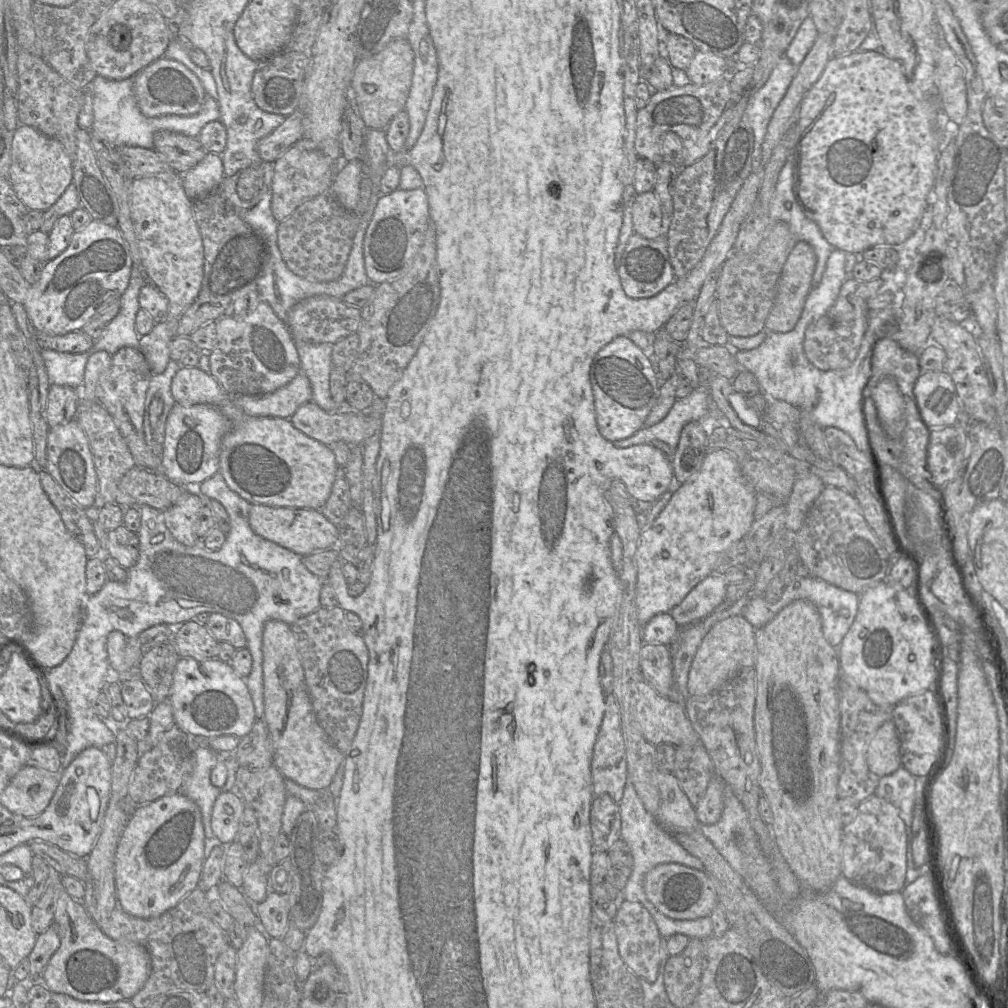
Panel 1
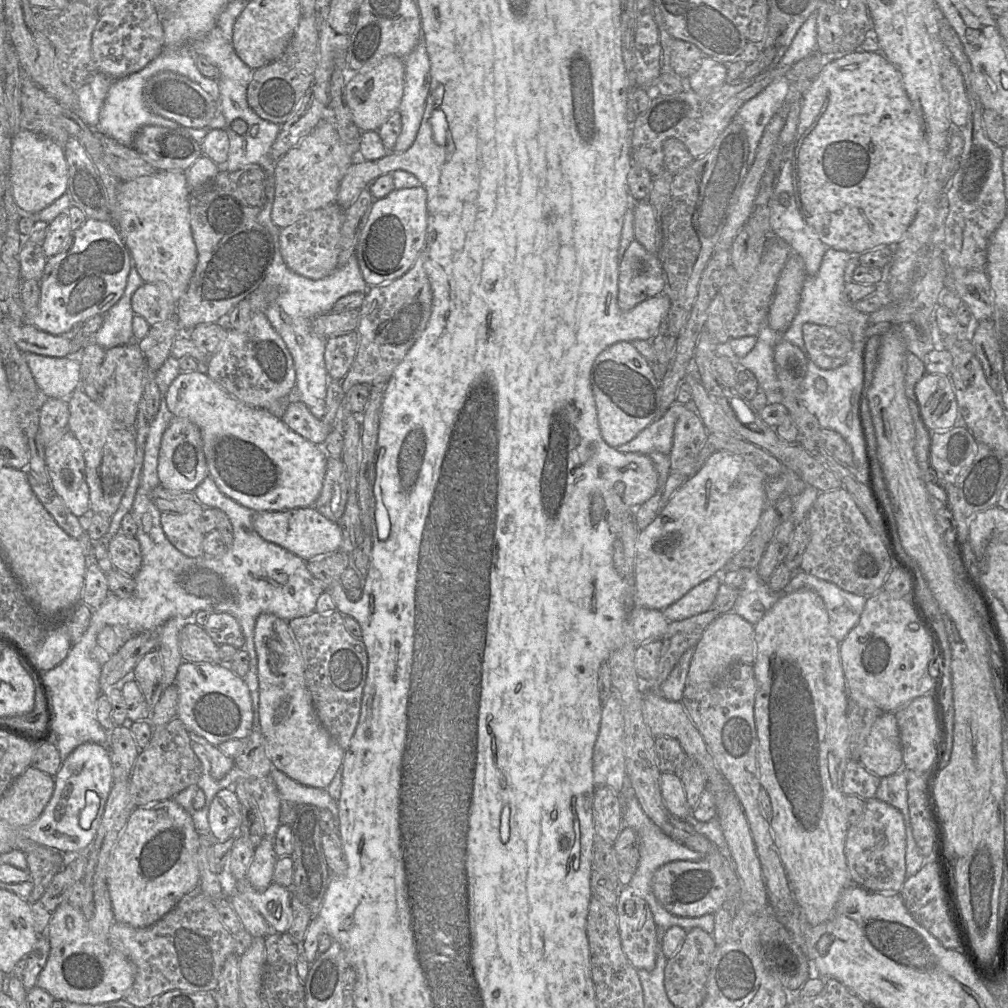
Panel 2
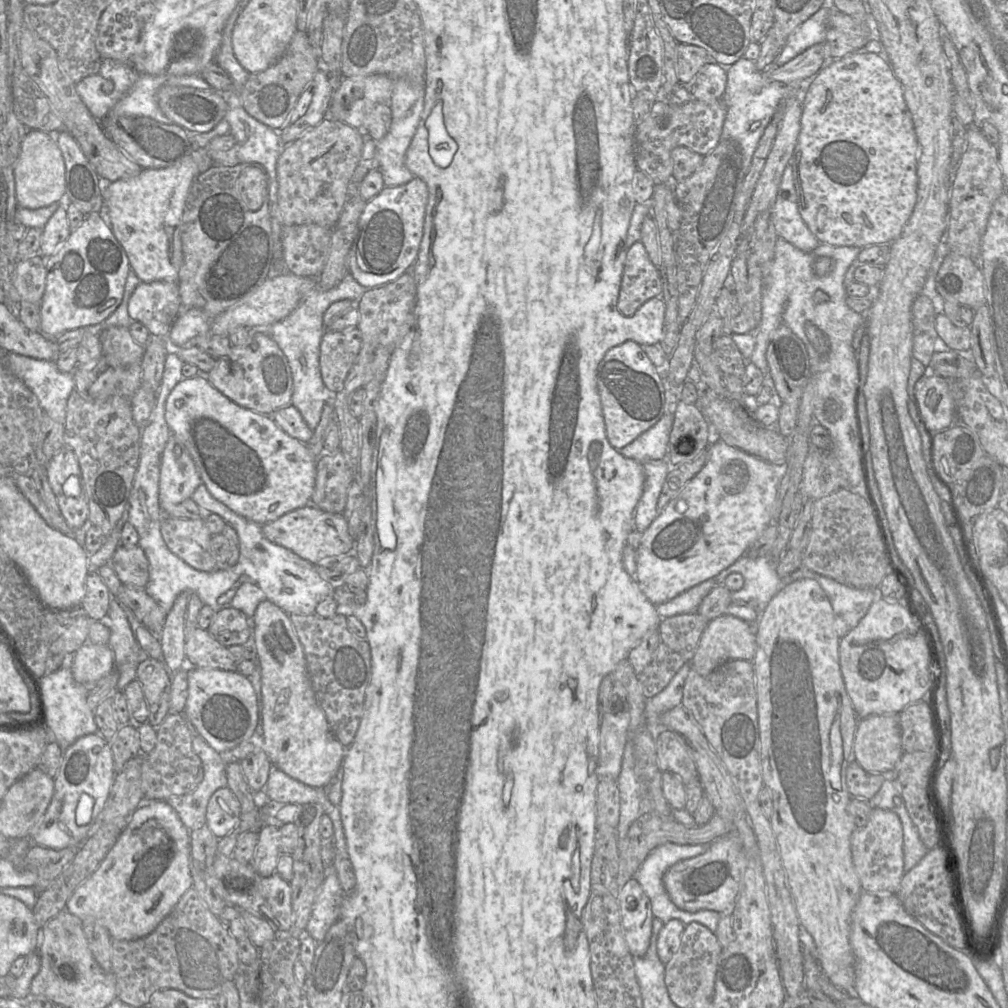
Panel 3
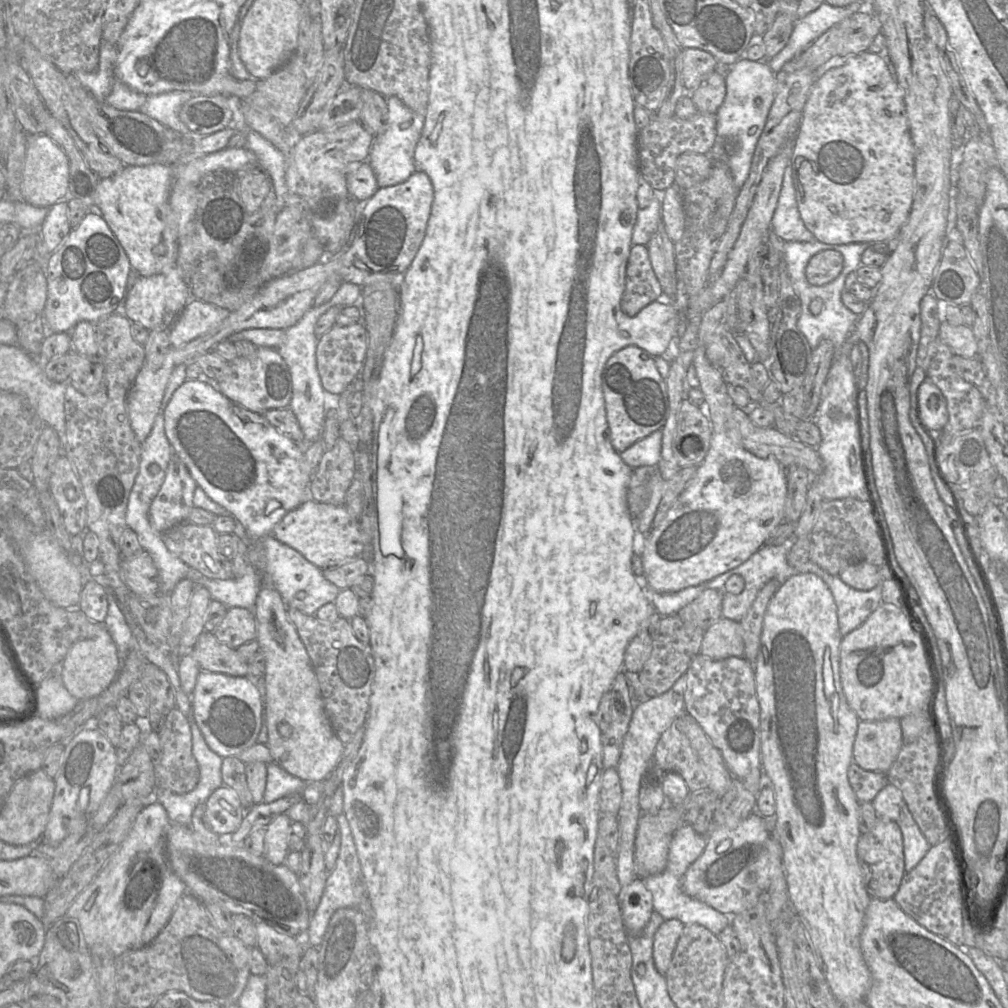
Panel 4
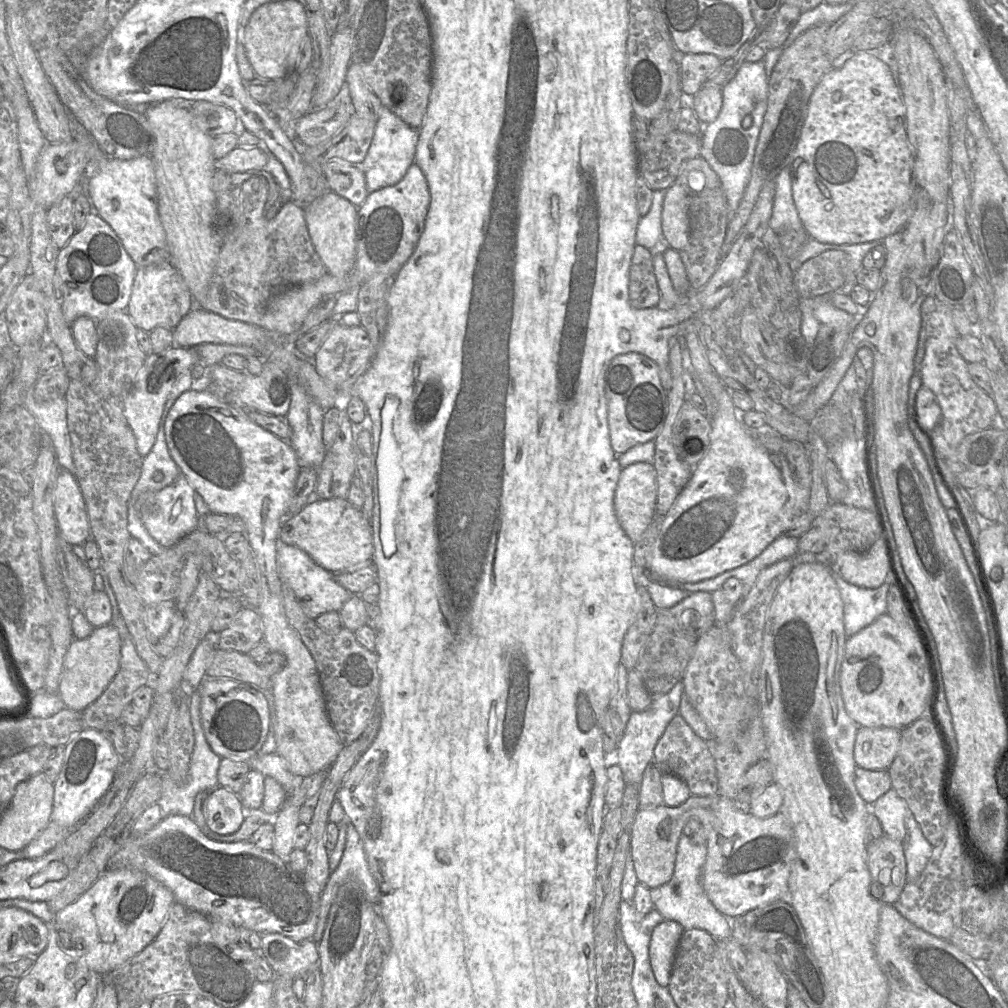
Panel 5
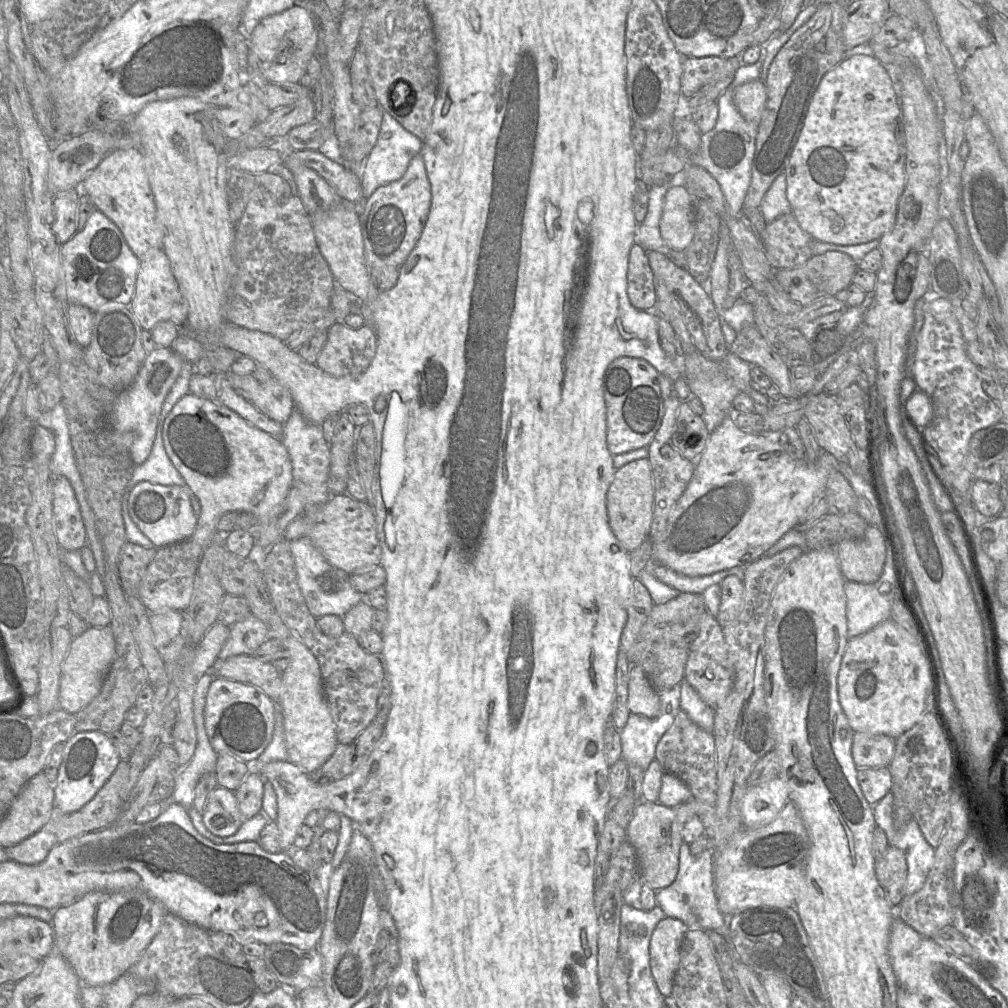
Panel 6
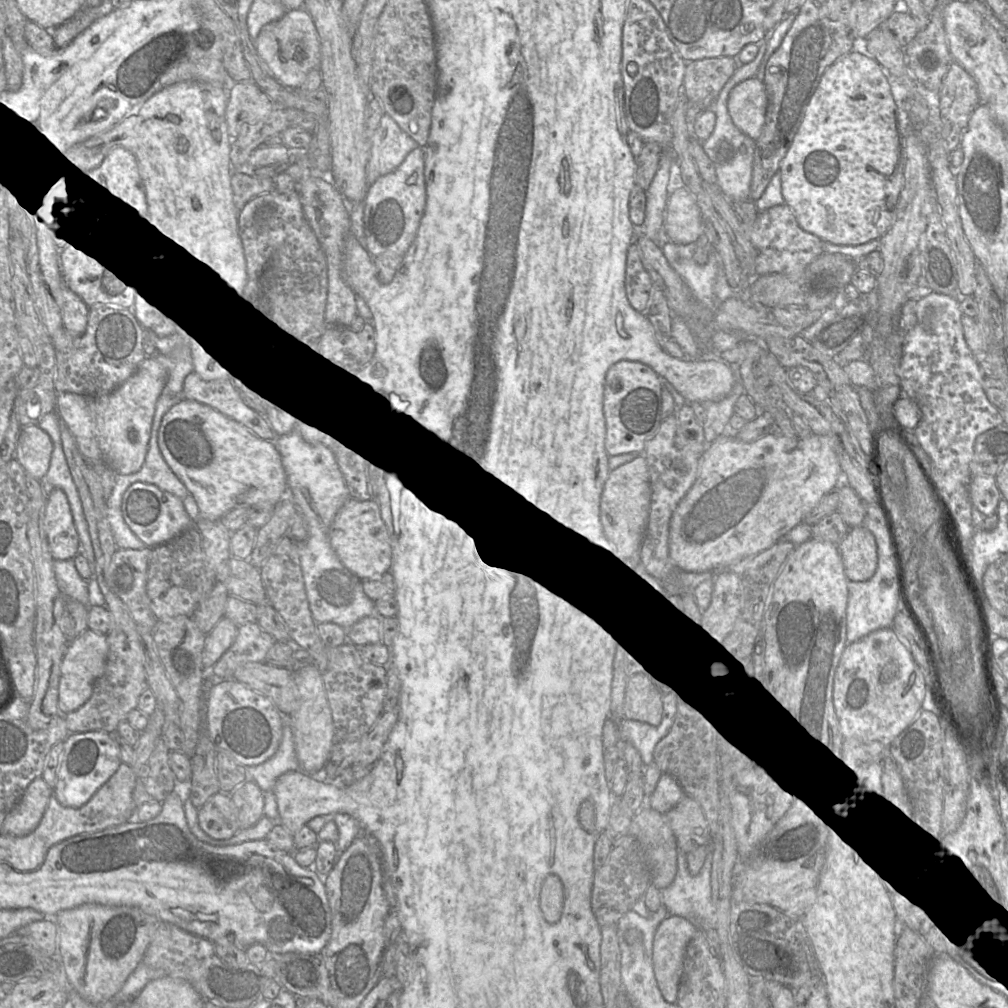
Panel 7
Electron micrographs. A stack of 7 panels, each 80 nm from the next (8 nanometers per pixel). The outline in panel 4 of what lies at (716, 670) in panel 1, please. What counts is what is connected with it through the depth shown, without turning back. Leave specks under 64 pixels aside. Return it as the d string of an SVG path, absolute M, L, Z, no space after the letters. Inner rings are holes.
M720 617L716 623L704 631L700 654L714 660L721 660L729 657L743 657L743 628L740 622Z

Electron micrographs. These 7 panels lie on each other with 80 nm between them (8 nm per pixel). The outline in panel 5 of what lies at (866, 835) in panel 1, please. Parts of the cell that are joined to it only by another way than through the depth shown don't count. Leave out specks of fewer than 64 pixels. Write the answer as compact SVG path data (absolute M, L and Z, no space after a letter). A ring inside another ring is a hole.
M886 835L867 845L870 893L881 904L893 905L906 884L906 860L902 843Z

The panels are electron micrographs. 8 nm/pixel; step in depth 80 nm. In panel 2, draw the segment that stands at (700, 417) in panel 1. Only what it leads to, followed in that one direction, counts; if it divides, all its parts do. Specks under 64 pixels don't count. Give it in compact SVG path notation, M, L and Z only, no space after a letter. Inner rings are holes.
M674 403L635 438L616 449L622 453L640 453L647 456L653 452L669 455L676 421L686 407L687 405Z

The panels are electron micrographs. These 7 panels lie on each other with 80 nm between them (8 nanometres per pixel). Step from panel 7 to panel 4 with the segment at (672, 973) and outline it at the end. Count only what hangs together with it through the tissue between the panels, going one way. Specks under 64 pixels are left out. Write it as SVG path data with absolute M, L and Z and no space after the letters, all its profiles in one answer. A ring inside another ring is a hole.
M677 919L665 920L654 934L653 959L657 971L665 977L684 924Z

